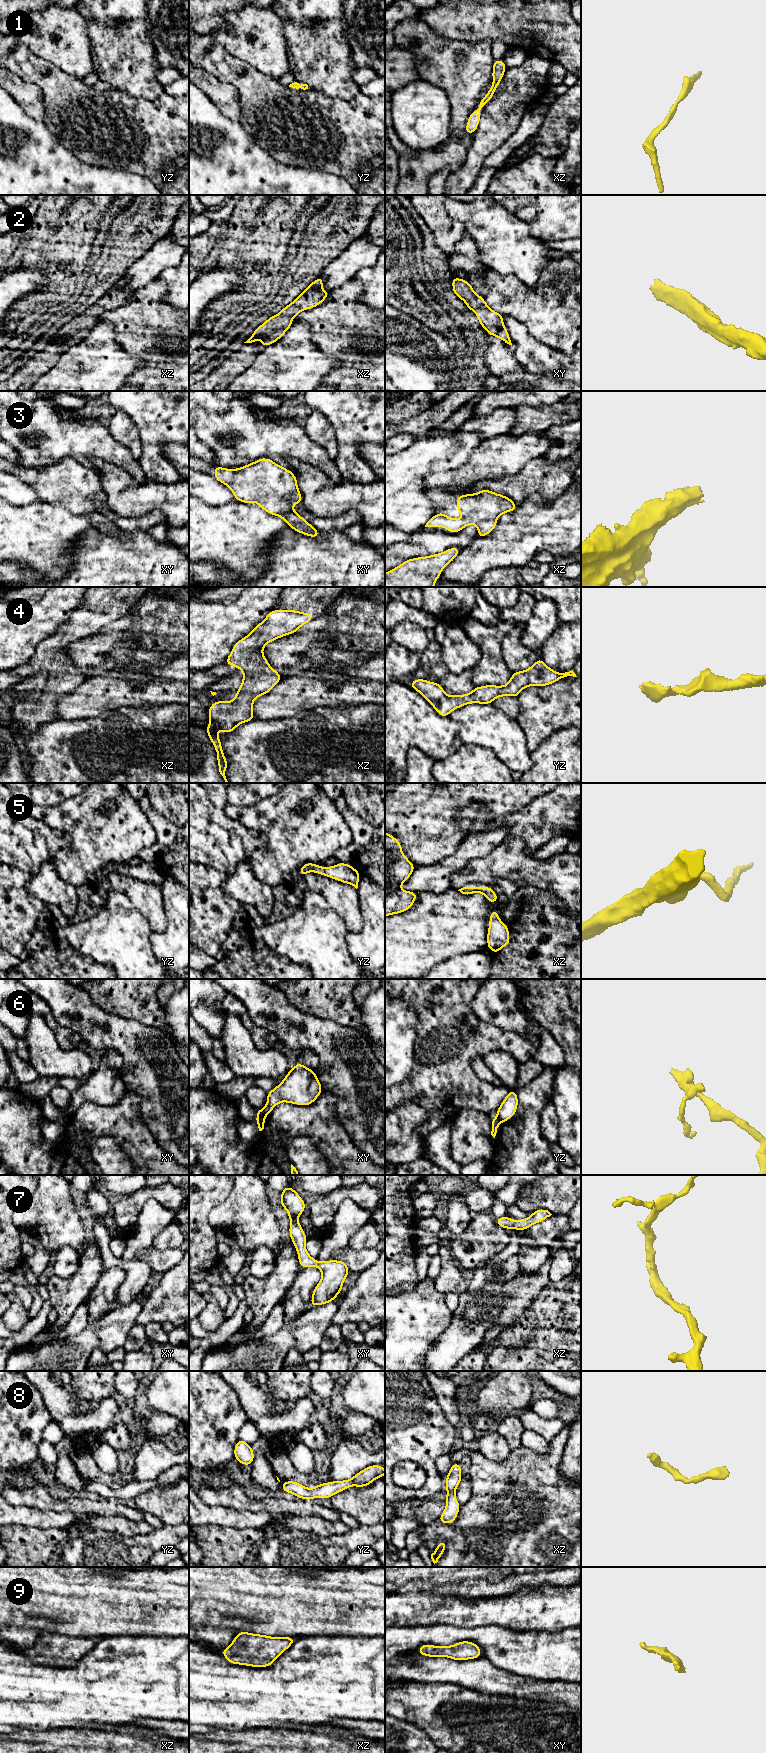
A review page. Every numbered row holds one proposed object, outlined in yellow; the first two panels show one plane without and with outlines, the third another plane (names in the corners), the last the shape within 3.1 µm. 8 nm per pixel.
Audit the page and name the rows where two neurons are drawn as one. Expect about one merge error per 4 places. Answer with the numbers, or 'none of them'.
6

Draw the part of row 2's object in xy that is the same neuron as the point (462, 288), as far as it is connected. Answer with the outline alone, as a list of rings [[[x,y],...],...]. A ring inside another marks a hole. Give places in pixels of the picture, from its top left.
[[[453,276],[452,289],[454,294],[466,303],[467,309],[476,313],[480,325],[488,335],[496,336],[512,346],[509,333],[503,323],[504,315],[493,311],[484,298],[473,291],[473,286],[467,280]]]

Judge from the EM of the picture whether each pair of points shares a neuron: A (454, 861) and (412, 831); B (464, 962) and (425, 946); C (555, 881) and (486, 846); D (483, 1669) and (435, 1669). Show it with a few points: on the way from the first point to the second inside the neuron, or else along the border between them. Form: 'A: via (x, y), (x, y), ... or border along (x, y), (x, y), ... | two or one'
A: border along (464, 839), (452, 854), (426, 864) | two
B: border along (475, 951), (466, 951), (441, 960), (431, 968) | two
C: border along (485, 856), (473, 858), (464, 867) | two
D: via (471, 1669), (447, 1669) | one

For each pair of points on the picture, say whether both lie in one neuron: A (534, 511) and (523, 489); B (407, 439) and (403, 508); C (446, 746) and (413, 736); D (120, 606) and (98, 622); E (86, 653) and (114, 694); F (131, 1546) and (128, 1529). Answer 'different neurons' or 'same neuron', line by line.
A: different neurons
B: different neurons
C: same neuron
D: same neuron
E: different neurons
F: different neurons

